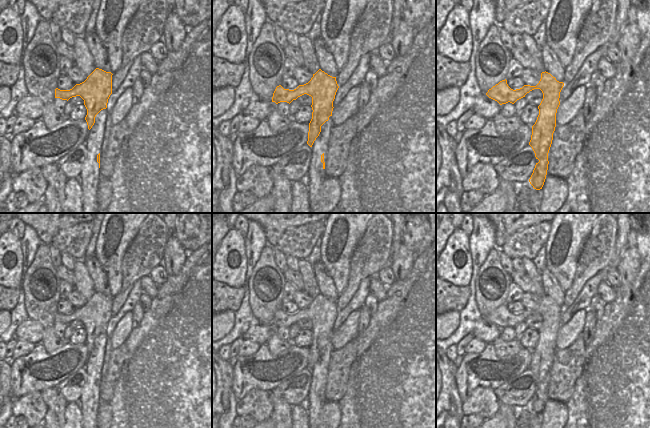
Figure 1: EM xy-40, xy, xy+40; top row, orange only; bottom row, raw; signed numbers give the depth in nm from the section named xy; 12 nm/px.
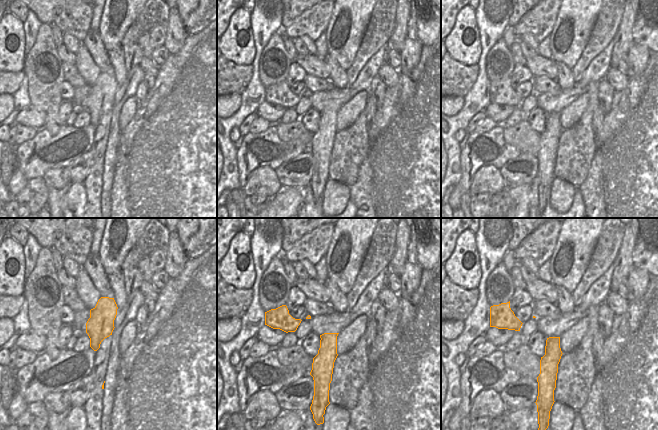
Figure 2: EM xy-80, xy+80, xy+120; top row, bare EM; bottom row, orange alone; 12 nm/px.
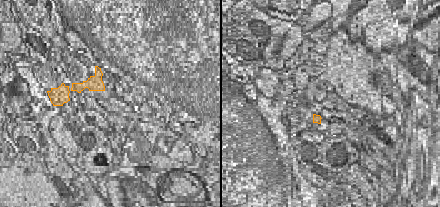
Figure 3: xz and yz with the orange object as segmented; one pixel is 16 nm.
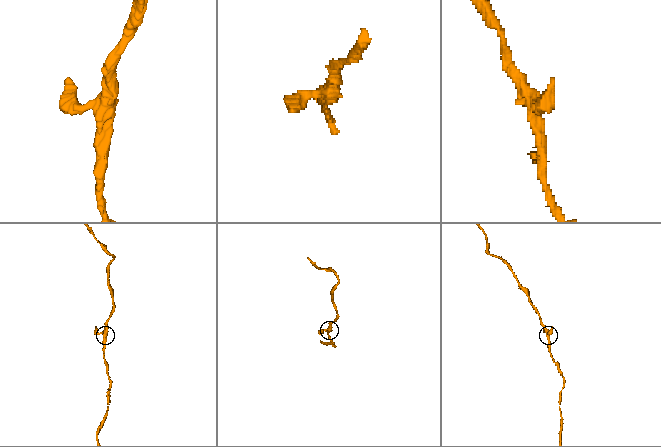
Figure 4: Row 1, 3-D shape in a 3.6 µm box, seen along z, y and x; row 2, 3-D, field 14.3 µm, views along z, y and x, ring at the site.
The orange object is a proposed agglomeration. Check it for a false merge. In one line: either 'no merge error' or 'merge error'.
no merge error

